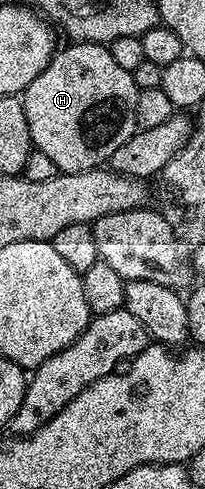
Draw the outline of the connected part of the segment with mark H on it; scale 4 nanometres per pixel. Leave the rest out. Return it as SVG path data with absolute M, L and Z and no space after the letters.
M70 42L54 54L51 62L31 81L31 85L23 93L29 135L33 138L33 146L38 151L47 153L51 161L55 161L58 172L92 171L108 164L111 153L119 149L134 131L136 123L137 86L133 73L120 67L111 57L108 46L99 43Z

